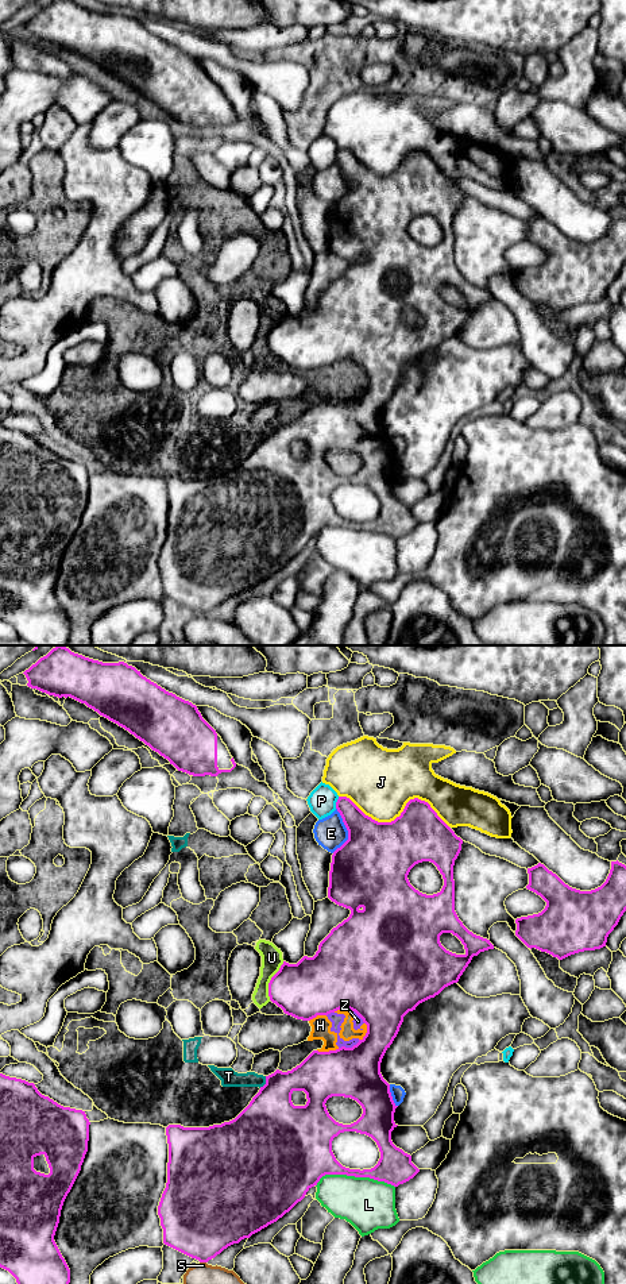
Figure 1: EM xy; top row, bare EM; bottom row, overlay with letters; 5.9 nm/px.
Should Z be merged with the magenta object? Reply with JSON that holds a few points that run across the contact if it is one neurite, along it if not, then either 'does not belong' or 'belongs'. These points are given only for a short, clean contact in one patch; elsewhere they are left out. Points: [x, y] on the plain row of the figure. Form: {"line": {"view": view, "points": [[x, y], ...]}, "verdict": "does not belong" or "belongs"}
{"verdict": "does not belong"}

